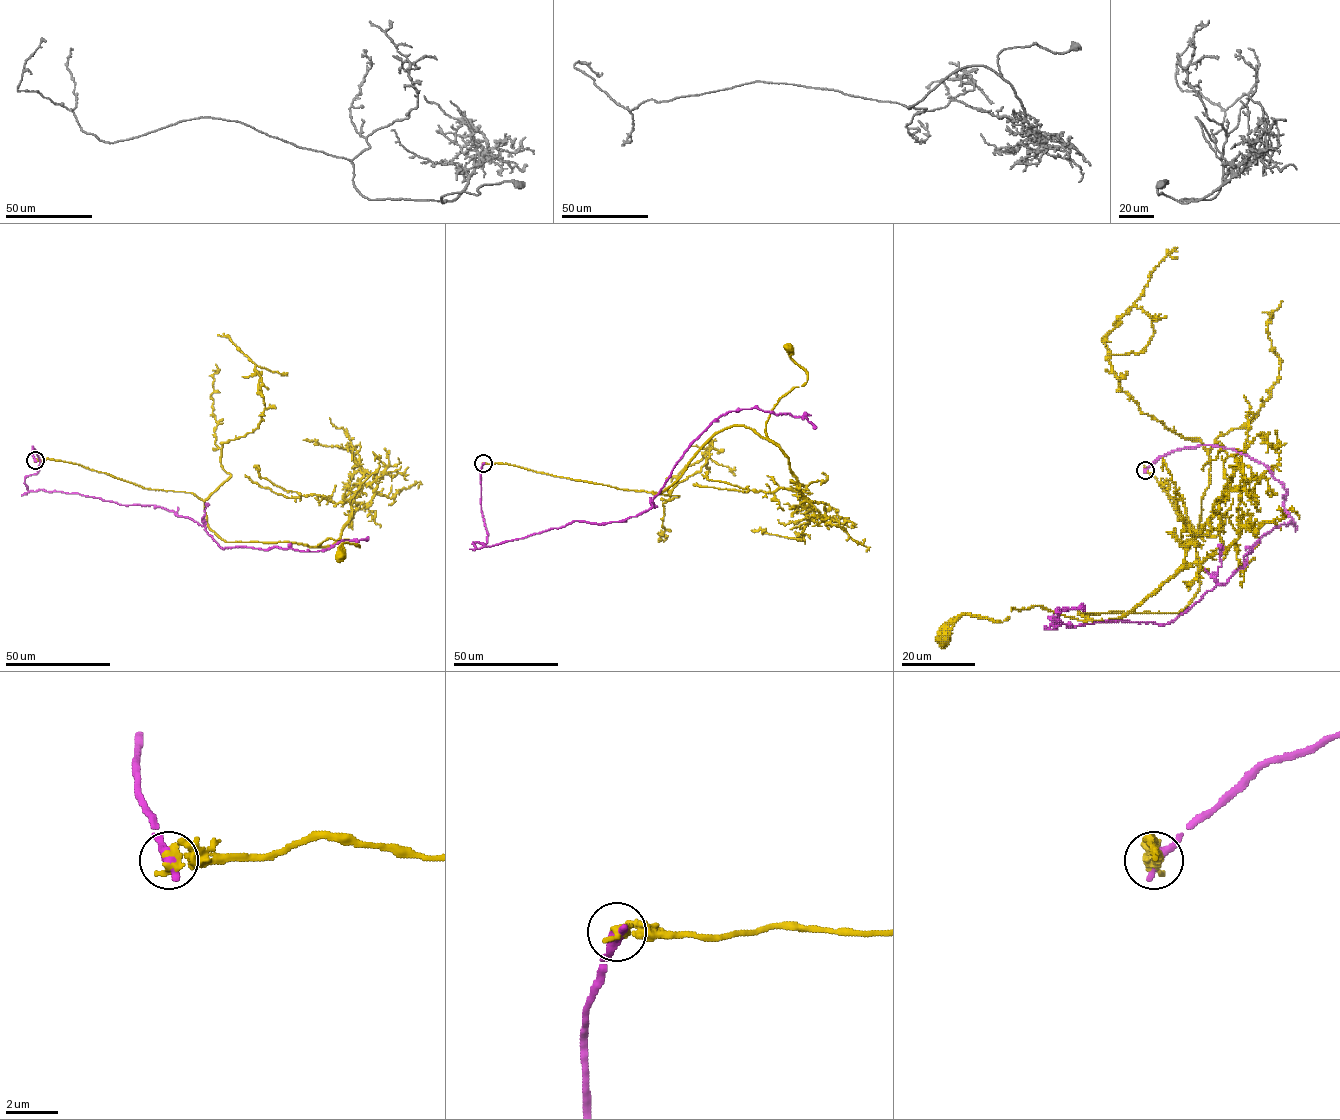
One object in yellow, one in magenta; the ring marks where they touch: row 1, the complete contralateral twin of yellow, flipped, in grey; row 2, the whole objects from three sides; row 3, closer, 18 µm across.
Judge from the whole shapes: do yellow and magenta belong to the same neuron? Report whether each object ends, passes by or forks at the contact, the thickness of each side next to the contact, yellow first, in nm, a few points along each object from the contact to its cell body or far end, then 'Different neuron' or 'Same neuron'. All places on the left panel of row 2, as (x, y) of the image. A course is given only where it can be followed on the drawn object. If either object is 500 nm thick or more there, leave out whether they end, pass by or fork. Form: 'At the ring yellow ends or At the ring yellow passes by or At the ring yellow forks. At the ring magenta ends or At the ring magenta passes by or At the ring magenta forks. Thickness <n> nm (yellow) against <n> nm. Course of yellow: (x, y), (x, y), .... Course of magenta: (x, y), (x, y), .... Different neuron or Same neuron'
Thickness 240 nm (yellow) against 500 nm. Course of yellow: (35, 460), (193, 493), (227, 542), (358, 545), (345, 542), (340, 555). Course of magenta: (35, 460), (33, 446), (28, 492), (155, 505), (222, 548), (311, 552), (368, 537). Different neuron

